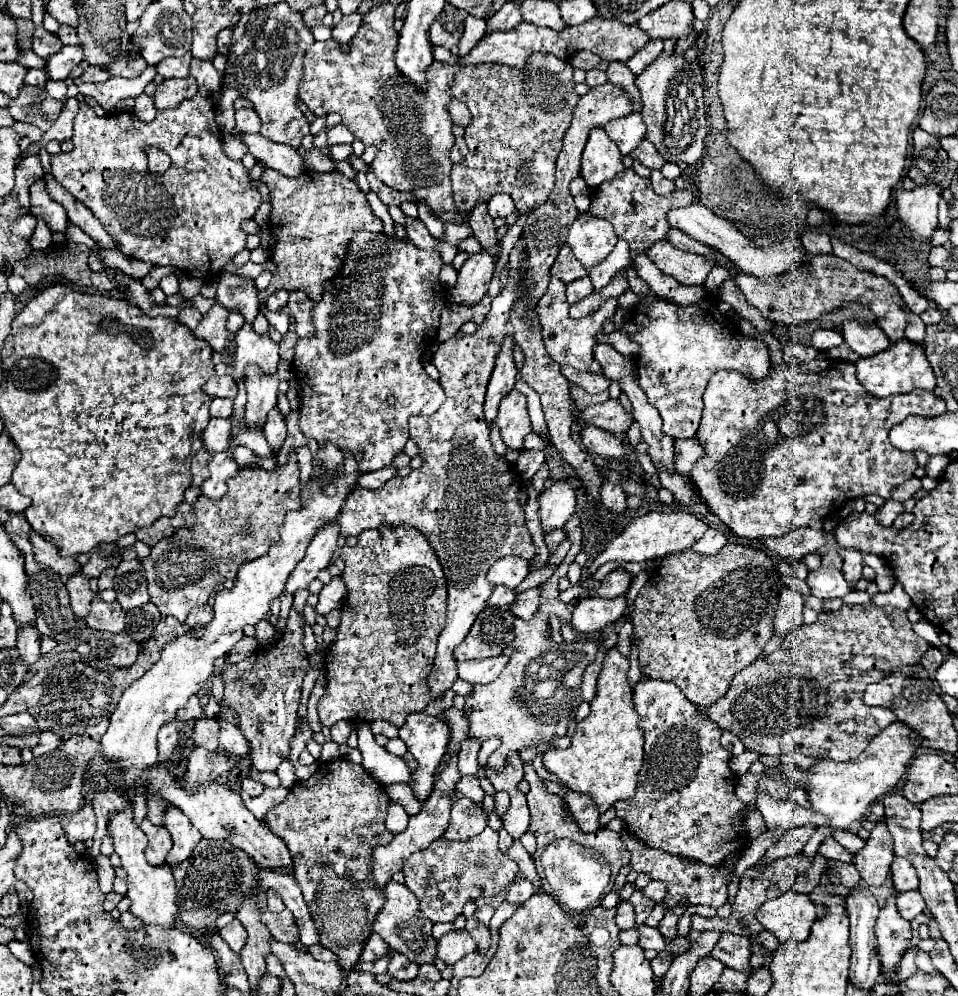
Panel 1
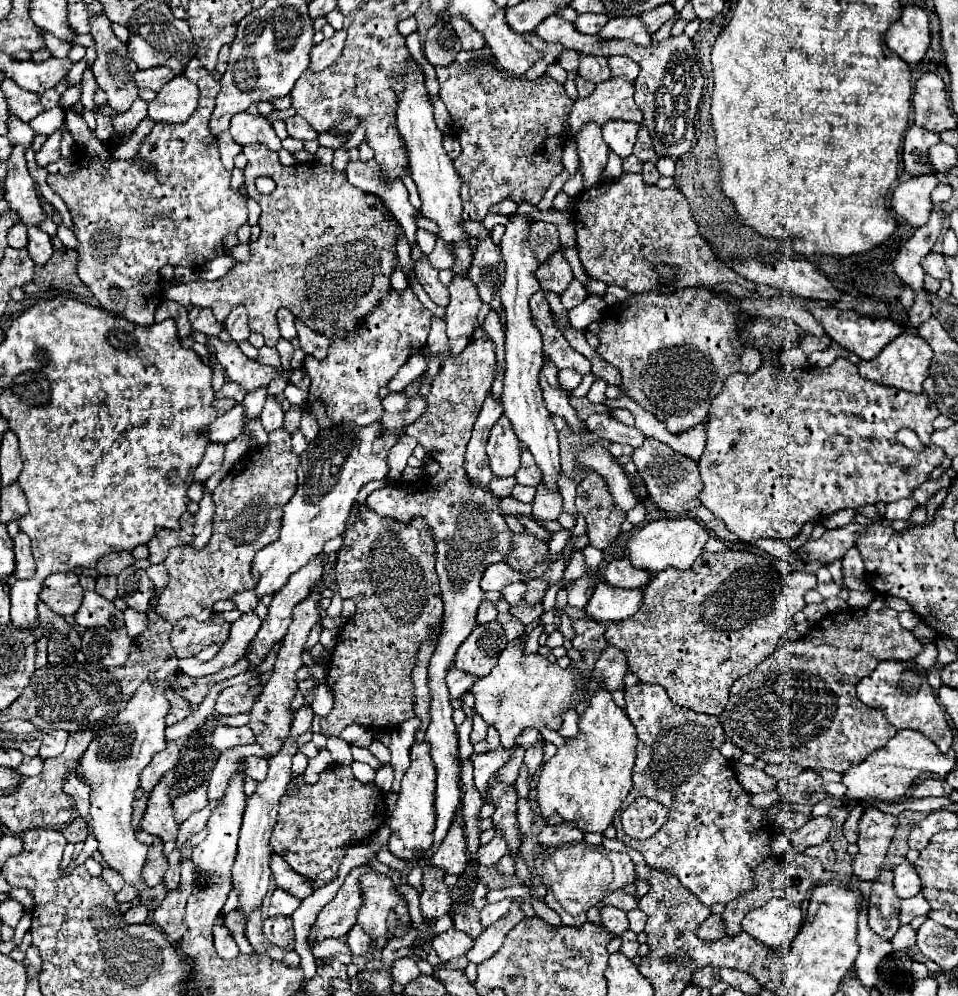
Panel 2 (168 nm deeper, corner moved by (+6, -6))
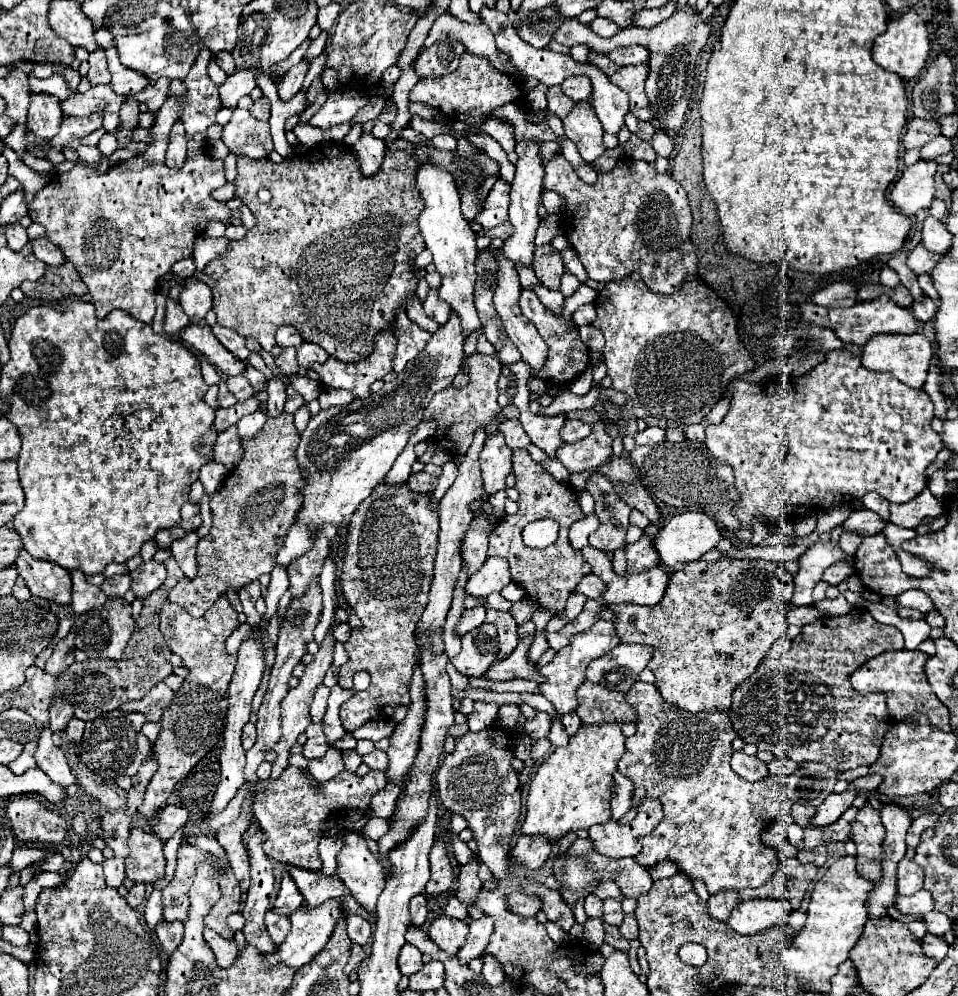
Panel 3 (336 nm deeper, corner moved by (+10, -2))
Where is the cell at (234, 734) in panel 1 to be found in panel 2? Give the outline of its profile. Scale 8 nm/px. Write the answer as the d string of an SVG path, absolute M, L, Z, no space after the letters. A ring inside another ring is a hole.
M250 756L250 758L242 758L238 762L238 770L244 774L248 774L254 780L262 780L266 778L266 770L268 770L268 760L266 758L258 758L258 756Z

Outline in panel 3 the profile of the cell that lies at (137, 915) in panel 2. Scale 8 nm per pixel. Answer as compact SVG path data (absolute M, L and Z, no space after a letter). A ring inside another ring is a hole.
M142 882L132 886L132 890L130 890L128 896L126 896L126 900L128 900L128 904L130 904L132 908L140 910L140 906L144 904L144 890L146 890L146 884L142 884Z

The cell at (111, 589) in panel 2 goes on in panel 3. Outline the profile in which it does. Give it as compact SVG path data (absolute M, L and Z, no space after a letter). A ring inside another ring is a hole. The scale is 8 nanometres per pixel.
M120 574L120 576L112 576L112 578L106 578L104 584L100 586L104 590L106 596L124 596L130 588L130 576L128 574Z

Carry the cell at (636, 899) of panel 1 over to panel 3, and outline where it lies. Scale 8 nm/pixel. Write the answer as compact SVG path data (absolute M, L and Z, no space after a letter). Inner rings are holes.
M628 914L620 926L620 932L626 940L636 940L638 938L638 924L636 924L636 918L634 914Z

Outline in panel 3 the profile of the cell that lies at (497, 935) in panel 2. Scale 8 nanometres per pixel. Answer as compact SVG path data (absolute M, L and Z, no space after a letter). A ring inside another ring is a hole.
M516 890L508 894L508 904L514 914L524 914L524 916L536 916L536 912L542 910L542 898L534 894L526 894L524 890Z

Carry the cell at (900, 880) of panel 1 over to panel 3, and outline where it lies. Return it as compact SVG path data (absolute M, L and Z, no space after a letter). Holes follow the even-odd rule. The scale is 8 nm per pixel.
M904 858L898 864L898 894L910 896L918 890L922 890L924 882L924 870L910 858Z

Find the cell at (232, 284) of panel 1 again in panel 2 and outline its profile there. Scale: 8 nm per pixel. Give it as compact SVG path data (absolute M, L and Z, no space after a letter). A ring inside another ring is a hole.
M234 306L232 312L228 314L226 322L224 322L224 328L226 328L226 332L232 336L234 342L248 340L250 328L248 328L248 314L246 314L246 308L244 308L244 306Z

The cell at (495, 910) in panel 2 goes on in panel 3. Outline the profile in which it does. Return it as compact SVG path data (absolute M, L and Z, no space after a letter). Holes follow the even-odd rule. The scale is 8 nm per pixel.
M482 916L480 920L474 920L470 922L470 932L466 936L466 944L458 950L458 960L462 964L468 964L470 960L474 958L480 958L488 946L488 940L490 940L490 934L494 930L494 920L492 918L486 918Z

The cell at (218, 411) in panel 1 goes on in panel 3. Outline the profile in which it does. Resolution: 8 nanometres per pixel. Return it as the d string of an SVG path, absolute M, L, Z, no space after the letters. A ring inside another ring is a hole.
M220 380L218 388L220 388L220 392L218 392L218 404L220 404L222 408L230 408L230 406L234 406L234 404L238 402L238 400L234 398L234 394L228 390L228 386L226 386L224 380Z

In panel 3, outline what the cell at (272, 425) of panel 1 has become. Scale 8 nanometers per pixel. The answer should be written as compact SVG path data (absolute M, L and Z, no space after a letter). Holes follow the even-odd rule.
M272 378L268 382L268 414L280 416L284 412L284 404L286 404L286 386L282 380Z

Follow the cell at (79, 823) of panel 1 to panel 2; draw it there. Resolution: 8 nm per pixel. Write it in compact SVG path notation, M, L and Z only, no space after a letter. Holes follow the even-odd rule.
M76 818L76 820L72 820L66 828L62 828L60 832L64 834L64 838L66 838L68 842L76 844L76 842L84 842L84 840L86 840L86 836L88 836L88 826L86 826L86 822L84 822L82 818Z

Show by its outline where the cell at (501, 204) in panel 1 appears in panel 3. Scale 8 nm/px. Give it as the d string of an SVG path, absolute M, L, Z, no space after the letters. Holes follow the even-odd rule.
M498 180L488 194L486 204L476 214L476 222L482 228L496 228L508 220L508 204L510 204L510 184L506 180Z

